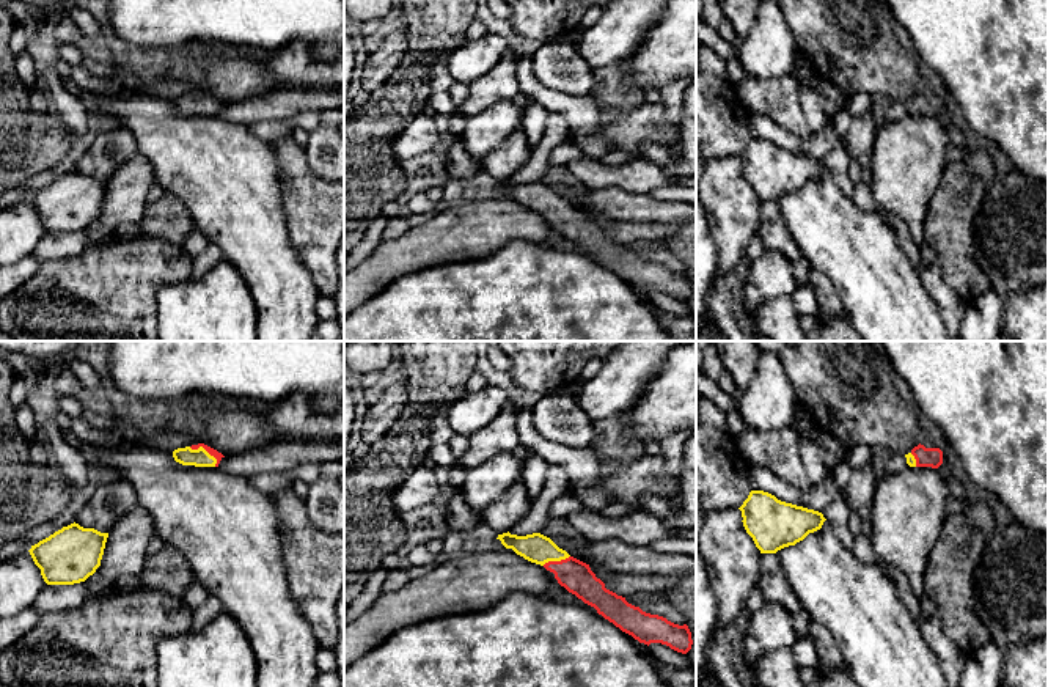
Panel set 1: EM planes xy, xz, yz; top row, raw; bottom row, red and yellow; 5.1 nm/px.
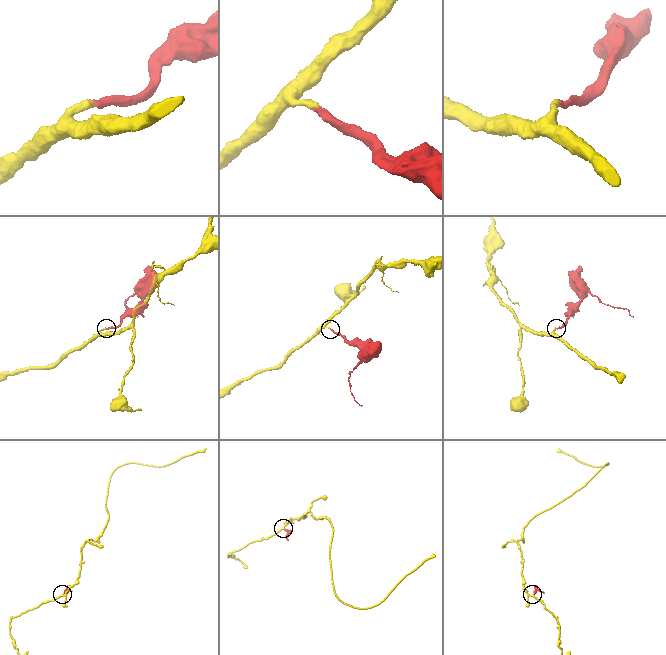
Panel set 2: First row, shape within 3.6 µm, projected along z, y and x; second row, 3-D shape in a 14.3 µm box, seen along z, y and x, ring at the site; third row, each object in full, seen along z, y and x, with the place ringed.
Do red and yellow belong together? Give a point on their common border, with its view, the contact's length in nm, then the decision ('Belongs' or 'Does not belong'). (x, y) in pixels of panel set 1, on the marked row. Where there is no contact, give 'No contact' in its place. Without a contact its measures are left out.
Touches red at xy (206, 450). Shared border 170 nm. Belongs

